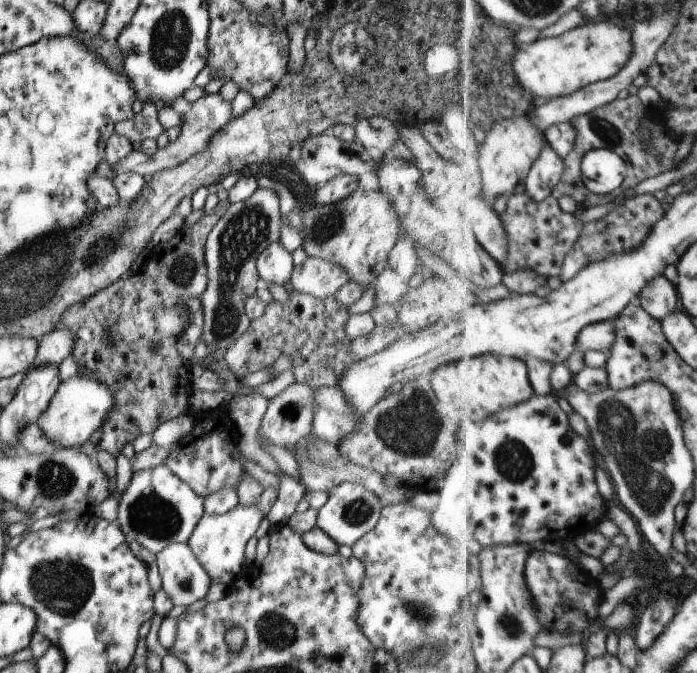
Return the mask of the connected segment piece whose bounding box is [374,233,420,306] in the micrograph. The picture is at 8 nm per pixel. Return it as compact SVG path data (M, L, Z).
M408 233L404 234L396 241L393 250L389 253L386 267L374 283L376 289L374 305L397 306L396 302L402 297L419 263L413 240Z

